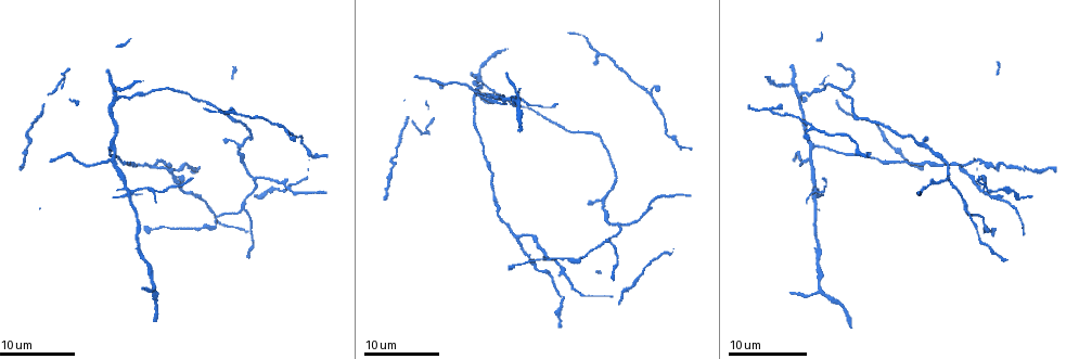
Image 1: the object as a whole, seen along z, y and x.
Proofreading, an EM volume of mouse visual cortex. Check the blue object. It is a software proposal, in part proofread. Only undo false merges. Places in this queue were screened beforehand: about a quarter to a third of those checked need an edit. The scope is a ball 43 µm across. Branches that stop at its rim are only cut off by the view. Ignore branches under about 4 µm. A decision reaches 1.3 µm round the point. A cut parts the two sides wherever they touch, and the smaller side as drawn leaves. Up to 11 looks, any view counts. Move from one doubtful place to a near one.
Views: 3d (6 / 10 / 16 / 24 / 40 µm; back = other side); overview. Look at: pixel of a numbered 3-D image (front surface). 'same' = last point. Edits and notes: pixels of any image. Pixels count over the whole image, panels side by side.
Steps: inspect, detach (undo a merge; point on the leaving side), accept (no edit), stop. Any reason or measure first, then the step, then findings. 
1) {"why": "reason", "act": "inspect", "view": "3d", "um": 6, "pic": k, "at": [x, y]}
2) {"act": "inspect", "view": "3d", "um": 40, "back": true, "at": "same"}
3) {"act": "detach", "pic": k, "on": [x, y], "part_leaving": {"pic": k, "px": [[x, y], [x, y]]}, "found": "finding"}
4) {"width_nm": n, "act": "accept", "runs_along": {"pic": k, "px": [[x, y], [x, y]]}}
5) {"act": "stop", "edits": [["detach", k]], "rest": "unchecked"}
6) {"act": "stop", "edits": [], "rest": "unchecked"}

{"why": "small branch off a trunk", "act": "inspect", "view": "3d", "um": 6, "pic": 1, "at": [154, 168]}

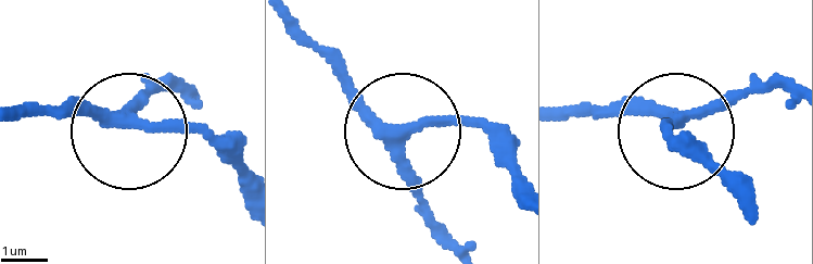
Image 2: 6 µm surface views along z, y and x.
{"act": "inspect", "view": "3d", "um": 6, "back": true, "pic": 2, "at": [125, 117]}

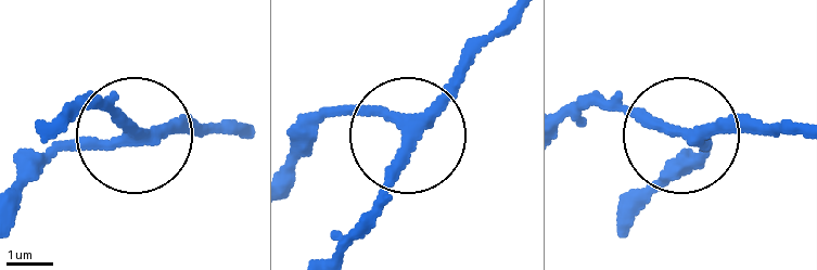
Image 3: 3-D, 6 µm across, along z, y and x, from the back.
{"width_nm": 260, "act": "accept", "runs_along": {"pic": 3, "px": [[798, 123], [669, 130], [591, 99]]}, "found": "continuous, no second neuron"}

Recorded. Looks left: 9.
{"why": "calibre changes", "act": "inspect", "view": "3d", "um": 10, "pic": 1, "at": [565, 257]}

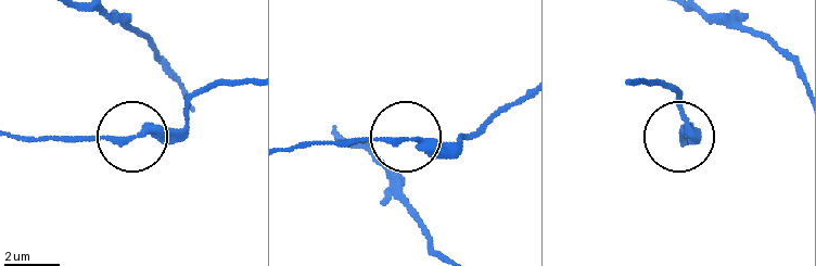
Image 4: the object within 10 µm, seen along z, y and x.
{"act": "accept", "runs_along": {"pic": 4, "px": [[247, 83], [206, 85], [170, 131], [61, 138]]}, "found": "continuous, no second neuron"}

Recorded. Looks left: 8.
{"why": "three arms meet", "act": "inspect", "view": "3d", "um": 10, "pic": 1, "at": [622, 223]}

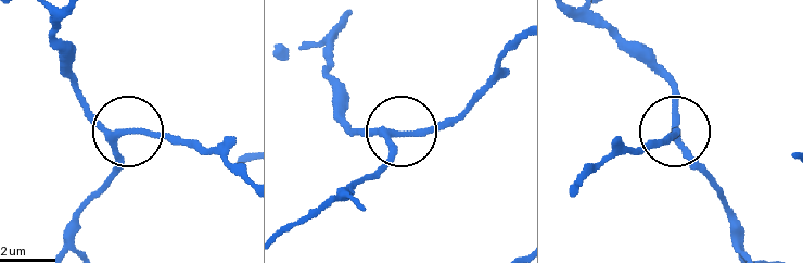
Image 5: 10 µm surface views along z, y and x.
{"width_nm": 210, "act": "accept", "found": "all the same neuron"}

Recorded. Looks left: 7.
{"why": "three arms meet", "act": "inspect", "view": "3d", "um": 6, "pic": 1, "at": [924, 142]}

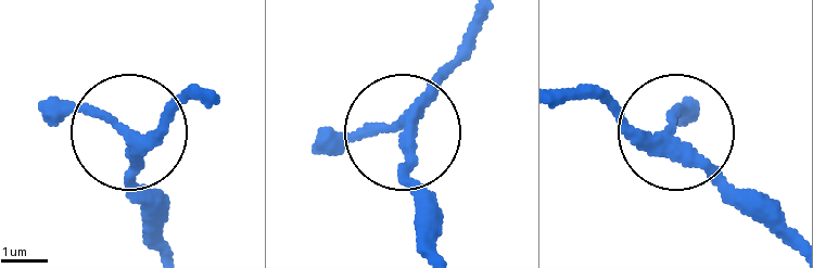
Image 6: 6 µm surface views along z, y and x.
{"act": "inspect", "view": "3d", "um": 6, "back": true, "pic": 6, "at": [124, 129]}

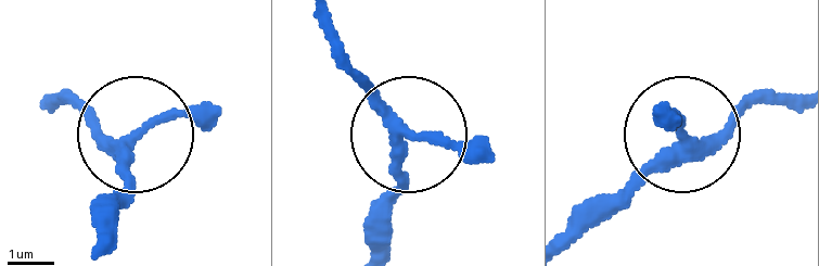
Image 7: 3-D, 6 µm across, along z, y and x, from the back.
{"side_arm_um": 16, "act": "accept", "runs_along": {"pic": 7, "px": [[793, 99], [683, 134], [617, 188], [575, 204]]}, "found": "continuous, no second neuron"}

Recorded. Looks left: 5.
{"why": "a fork", "act": "inspect", "view": "3d", "um": 10, "pic": 1, "at": [964, 210]}

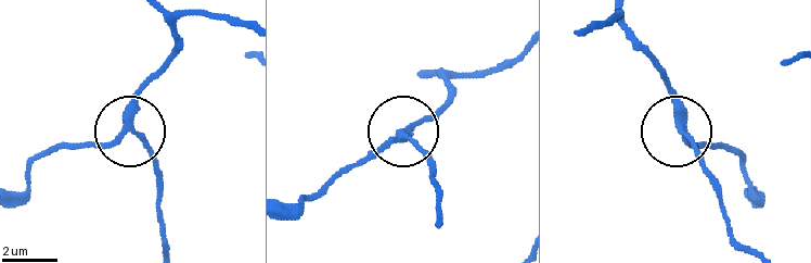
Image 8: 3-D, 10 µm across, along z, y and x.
{"width_nm": 250, "act": "accept", "found": "one neuron here"}

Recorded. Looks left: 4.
{"act": "stop", "edits": [], "rest": "unchecked"}

